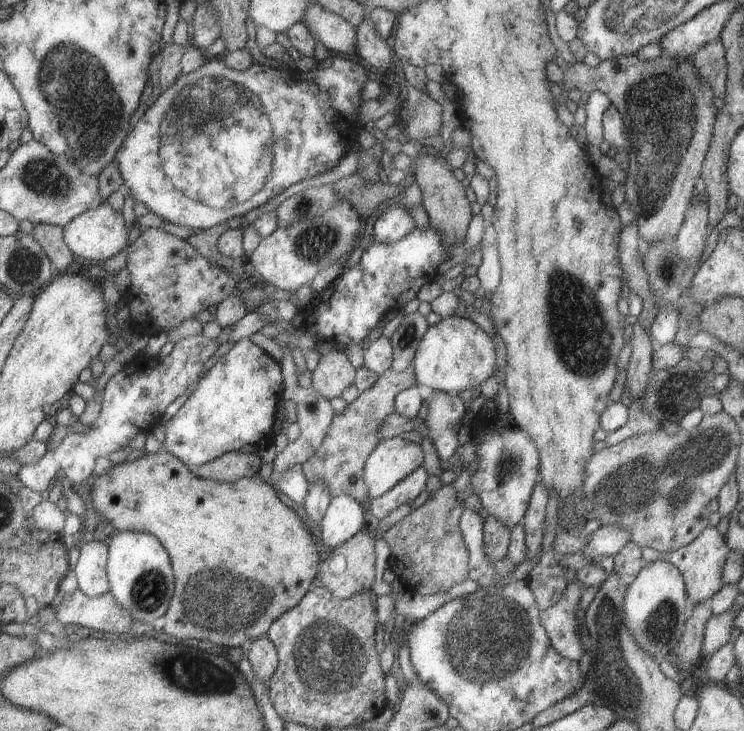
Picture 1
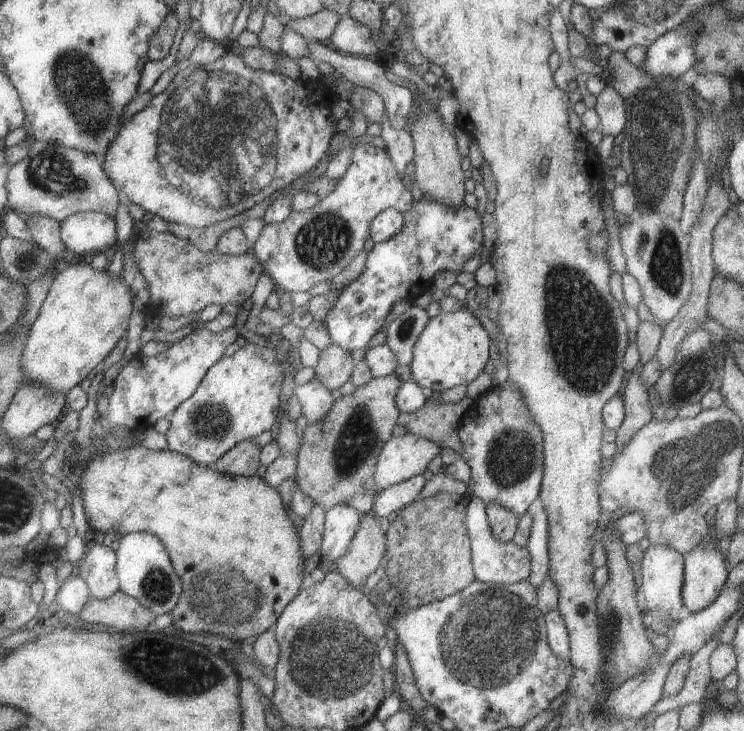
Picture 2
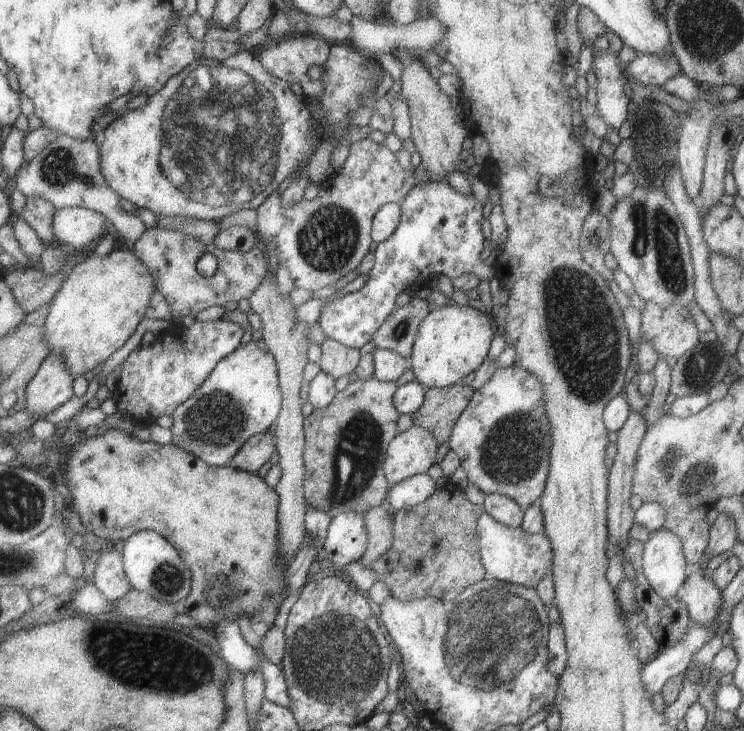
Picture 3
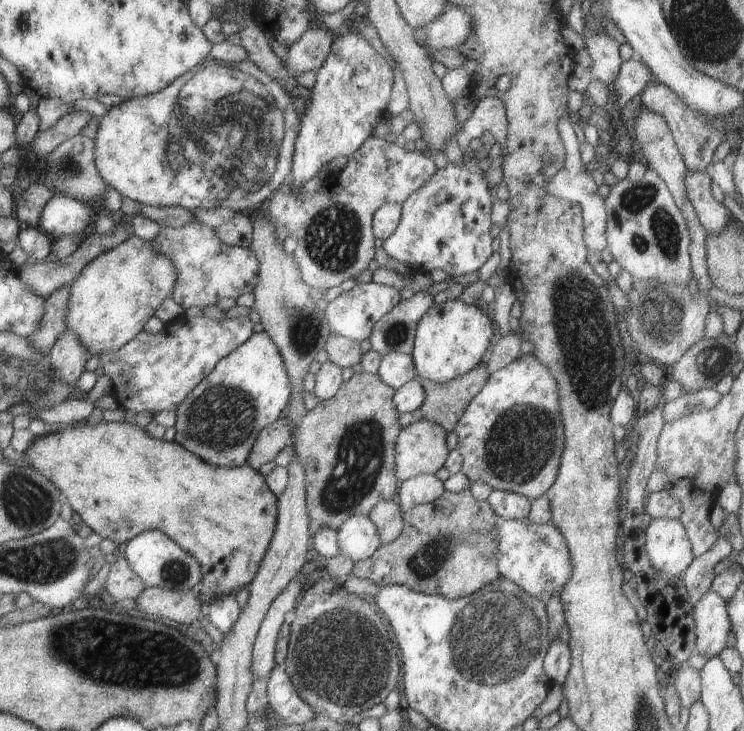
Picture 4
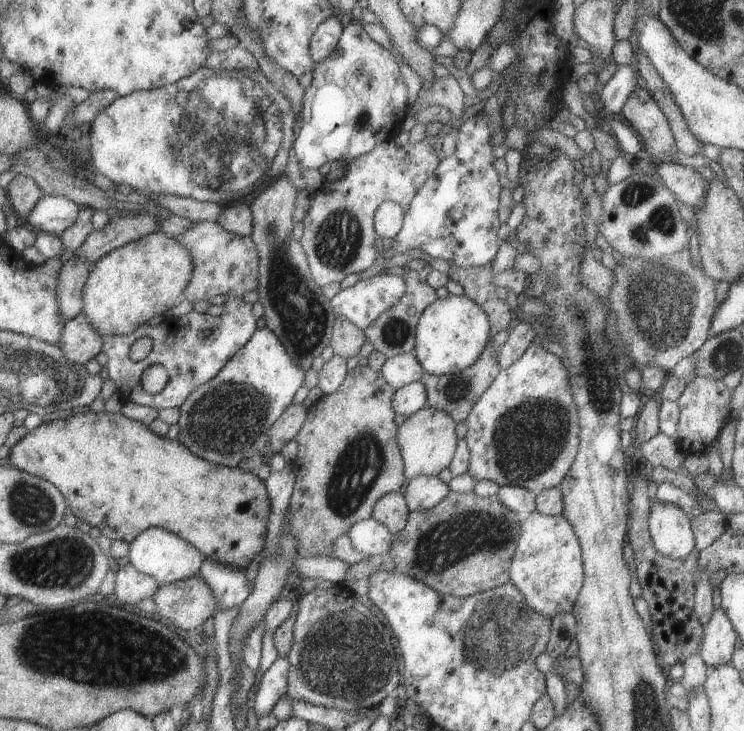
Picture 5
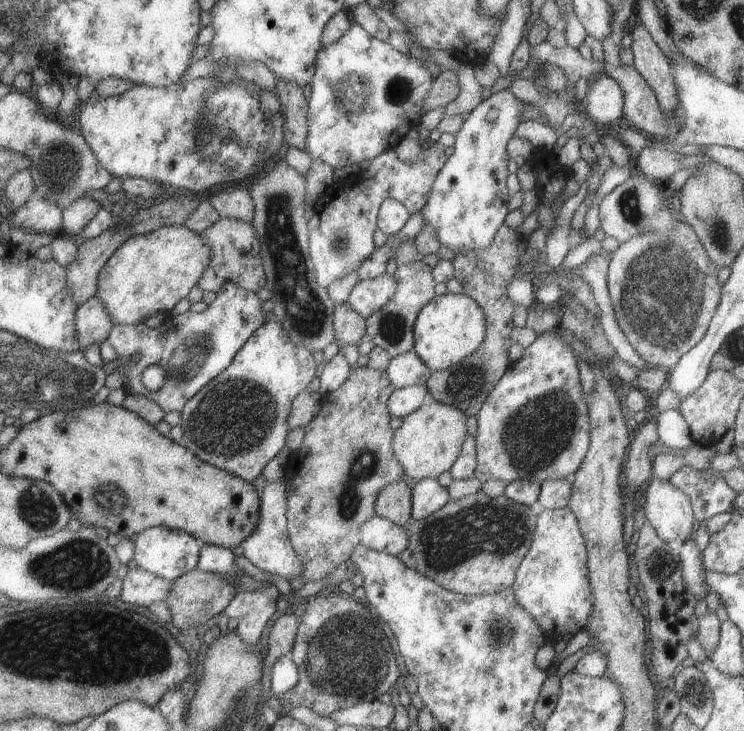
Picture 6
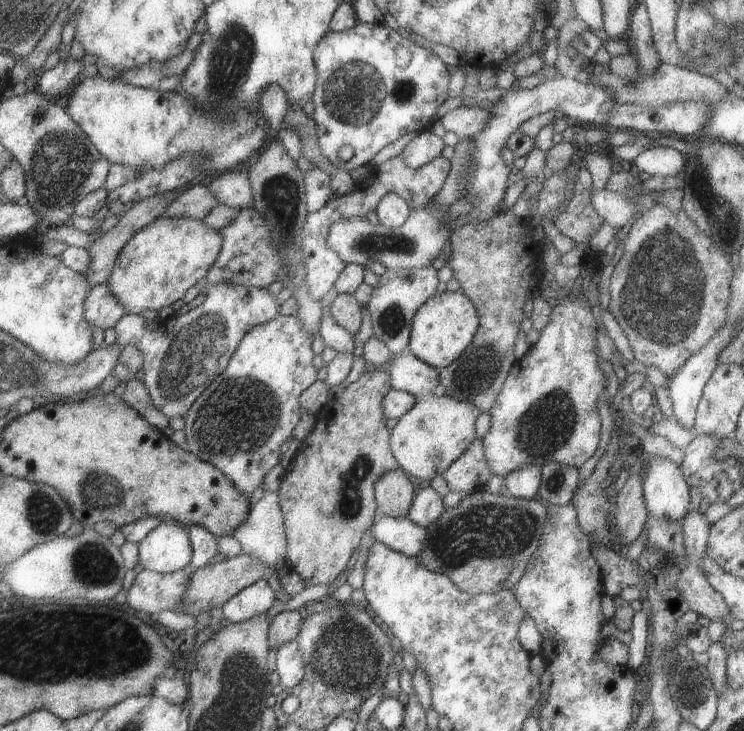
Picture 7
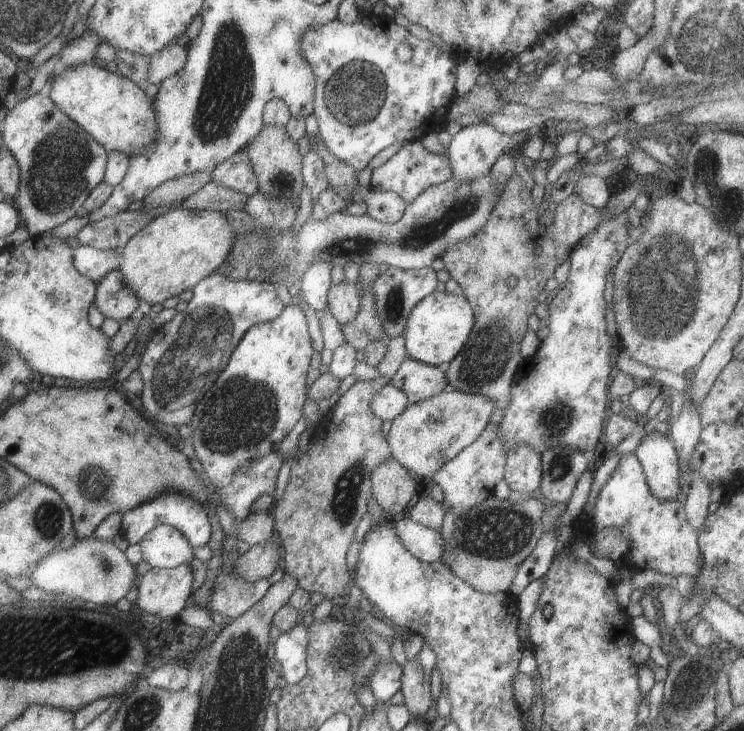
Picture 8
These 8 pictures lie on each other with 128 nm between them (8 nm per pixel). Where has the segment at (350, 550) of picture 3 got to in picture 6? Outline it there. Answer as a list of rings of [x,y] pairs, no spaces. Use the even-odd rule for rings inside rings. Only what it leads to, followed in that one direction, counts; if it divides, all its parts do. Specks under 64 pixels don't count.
[[[377,515],[368,518],[360,526],[359,536],[361,545],[390,555],[402,553],[408,545],[406,525],[396,525]]]

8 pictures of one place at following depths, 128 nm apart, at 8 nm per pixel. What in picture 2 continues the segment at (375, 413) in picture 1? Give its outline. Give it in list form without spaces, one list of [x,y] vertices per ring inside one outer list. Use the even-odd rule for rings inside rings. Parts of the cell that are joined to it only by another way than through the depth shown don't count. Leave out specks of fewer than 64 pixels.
[[[394,372],[384,377],[371,378],[364,385],[355,387],[351,394],[341,395],[335,399],[321,420],[315,421],[313,425],[306,423],[301,436],[302,443],[296,454],[294,479],[300,491],[324,511],[328,511],[336,504],[353,507],[361,515],[372,510],[377,494],[373,478],[376,458],[379,456],[381,447],[392,437],[391,428],[395,426],[400,414],[394,396],[402,382]]]

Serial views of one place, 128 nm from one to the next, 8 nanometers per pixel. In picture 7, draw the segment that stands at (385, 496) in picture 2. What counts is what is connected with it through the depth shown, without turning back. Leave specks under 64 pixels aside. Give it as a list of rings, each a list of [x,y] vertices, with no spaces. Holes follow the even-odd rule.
[[[430,486],[414,494],[406,517],[416,525],[426,528],[444,511],[442,498]]]

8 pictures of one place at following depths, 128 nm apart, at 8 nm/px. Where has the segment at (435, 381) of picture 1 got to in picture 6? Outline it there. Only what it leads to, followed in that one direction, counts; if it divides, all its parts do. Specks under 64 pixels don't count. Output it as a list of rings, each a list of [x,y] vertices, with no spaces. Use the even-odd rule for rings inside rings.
[[[446,292],[434,295],[416,314],[412,350],[429,370],[446,369],[467,357],[481,344],[485,323],[480,306],[466,294]]]

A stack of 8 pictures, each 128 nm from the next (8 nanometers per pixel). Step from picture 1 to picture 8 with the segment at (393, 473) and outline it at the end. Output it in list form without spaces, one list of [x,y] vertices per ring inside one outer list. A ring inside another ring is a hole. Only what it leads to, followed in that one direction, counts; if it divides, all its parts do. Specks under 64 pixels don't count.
[[[455,389],[451,392],[440,392],[418,403],[408,404],[391,420],[387,434],[390,456],[415,479],[429,480],[440,466],[475,440],[488,425],[493,408],[496,406],[490,398]]]

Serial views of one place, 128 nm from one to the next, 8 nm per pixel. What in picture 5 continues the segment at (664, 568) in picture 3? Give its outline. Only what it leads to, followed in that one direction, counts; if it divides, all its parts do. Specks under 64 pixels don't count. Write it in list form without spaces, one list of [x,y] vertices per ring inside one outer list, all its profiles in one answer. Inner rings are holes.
[[[652,499],[647,530],[655,550],[664,557],[684,560],[694,546],[690,518],[674,504]]]

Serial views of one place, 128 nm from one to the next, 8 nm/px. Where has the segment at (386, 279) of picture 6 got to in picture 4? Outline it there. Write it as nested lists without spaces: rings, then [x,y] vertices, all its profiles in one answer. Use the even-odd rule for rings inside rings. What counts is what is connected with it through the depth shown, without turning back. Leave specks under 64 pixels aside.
[[[372,281],[355,284],[350,290],[339,293],[337,298],[327,302],[324,308],[323,321],[328,322],[331,333],[361,342],[371,334],[375,322],[400,301],[399,291],[394,287]]]

